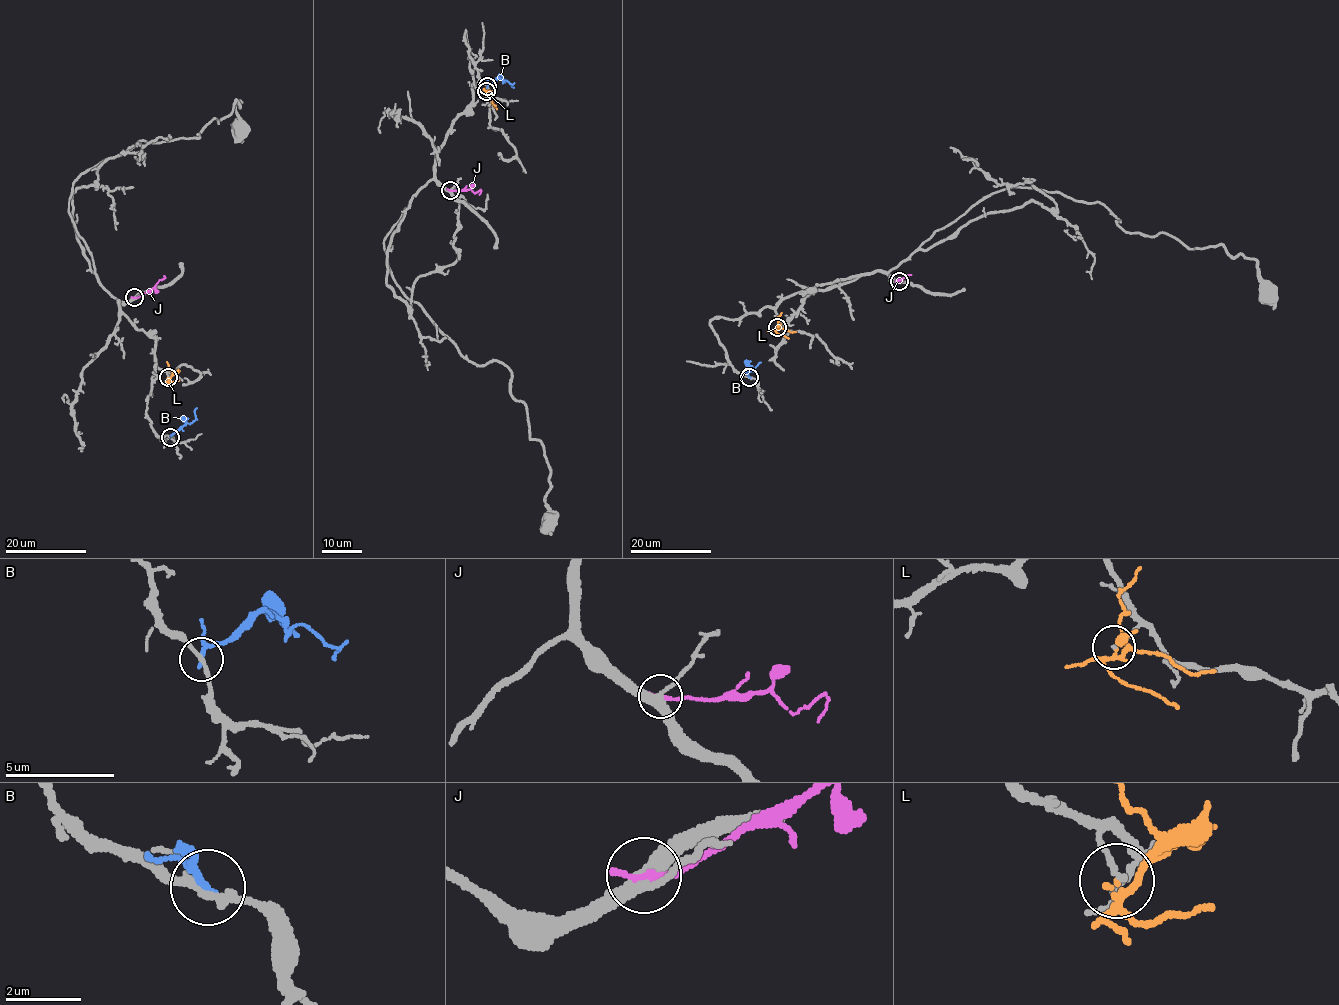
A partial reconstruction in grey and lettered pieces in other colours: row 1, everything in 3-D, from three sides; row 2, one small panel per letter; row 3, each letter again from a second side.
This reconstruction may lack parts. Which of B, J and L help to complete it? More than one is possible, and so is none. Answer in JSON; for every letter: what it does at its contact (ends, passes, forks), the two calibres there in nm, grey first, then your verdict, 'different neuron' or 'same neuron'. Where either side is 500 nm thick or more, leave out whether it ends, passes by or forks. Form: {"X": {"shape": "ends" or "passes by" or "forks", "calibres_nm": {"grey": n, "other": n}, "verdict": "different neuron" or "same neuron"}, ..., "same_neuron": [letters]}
{"B": {"shape": "passes by", "calibres_nm": {"grey": 200, "other": 150}, "verdict": "different neuron"}, "J": {"shape": "ends", "calibres_nm": {"grey": 320, "other": 220}, "verdict": "different neuron"}, "L": {"shape": "forks", "calibres_nm": {"grey": 120, "other": 130}, "verdict": "different neuron"}, "same_neuron": []}

